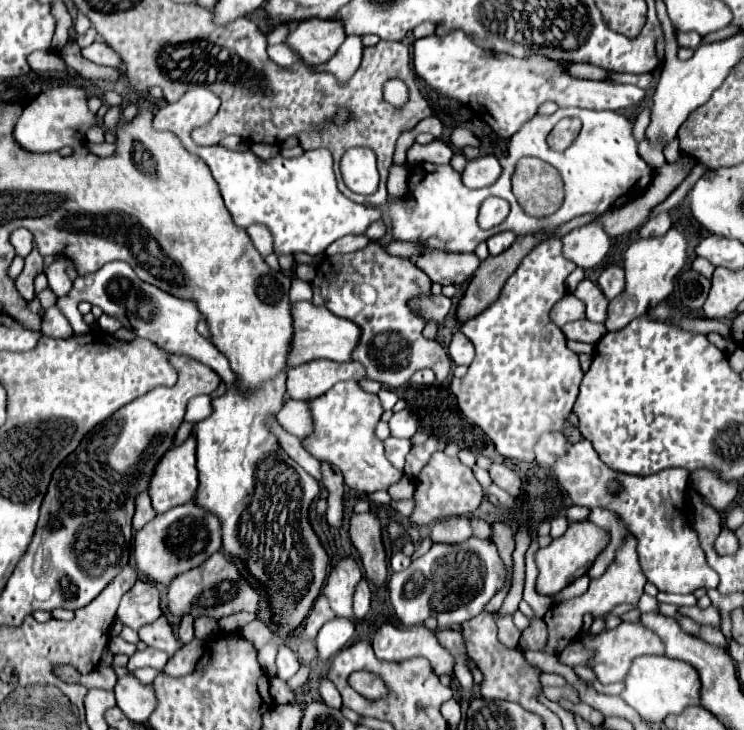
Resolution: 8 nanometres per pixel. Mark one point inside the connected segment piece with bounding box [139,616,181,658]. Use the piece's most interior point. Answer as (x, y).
(159, 635)

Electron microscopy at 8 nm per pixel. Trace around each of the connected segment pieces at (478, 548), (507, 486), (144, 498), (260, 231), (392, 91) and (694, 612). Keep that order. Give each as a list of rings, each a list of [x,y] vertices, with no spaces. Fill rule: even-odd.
[[[469,538],[469,542],[461,542],[457,546],[433,544],[431,550],[427,554],[423,554],[421,558],[413,560],[413,564],[407,570],[395,572],[391,576],[389,596],[391,596],[395,616],[403,628],[421,626],[427,618],[433,616],[433,618],[437,618],[439,628],[455,628],[457,630],[463,622],[475,618],[483,610],[483,606],[501,590],[503,584],[505,584],[505,568],[497,554],[495,544],[479,540],[479,538]]]
[[[493,462],[491,468],[489,468],[489,474],[491,474],[491,480],[493,480],[499,488],[503,488],[505,492],[509,492],[511,496],[517,496],[517,494],[519,494],[519,490],[521,490],[521,480],[519,480],[519,476],[517,476],[511,468],[507,468],[505,464]]]
[[[139,494],[137,496],[137,508],[135,508],[135,516],[133,516],[133,530],[141,530],[147,522],[151,522],[155,518],[155,510],[151,506],[151,498],[149,494]]]
[[[249,226],[247,234],[263,258],[273,252],[273,238],[269,238],[269,230],[265,230],[265,226]]]
[[[393,78],[393,80],[389,80],[389,82],[385,84],[383,92],[385,92],[385,100],[387,100],[387,102],[391,102],[391,104],[399,106],[399,104],[403,102],[405,94],[407,94],[407,86],[405,86],[401,80]]]
[[[693,606],[693,608],[679,608],[679,614],[681,616],[689,616],[693,618],[695,622],[699,624],[707,624],[707,626],[713,626],[713,628],[719,628],[721,626],[721,612],[715,608],[715,606],[709,606],[709,608],[699,608],[699,606]]]

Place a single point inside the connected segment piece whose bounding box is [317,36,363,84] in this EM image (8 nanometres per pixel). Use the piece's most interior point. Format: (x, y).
(344, 64)

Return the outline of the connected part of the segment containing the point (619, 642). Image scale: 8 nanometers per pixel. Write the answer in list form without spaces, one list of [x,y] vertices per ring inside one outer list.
[[[623,622],[615,630],[605,630],[601,634],[589,634],[589,636],[581,634],[579,642],[583,644],[583,648],[593,652],[591,658],[587,660],[587,666],[595,672],[599,682],[621,682],[633,658],[643,654],[661,654],[661,640],[651,630],[645,630],[645,626],[629,622]]]

